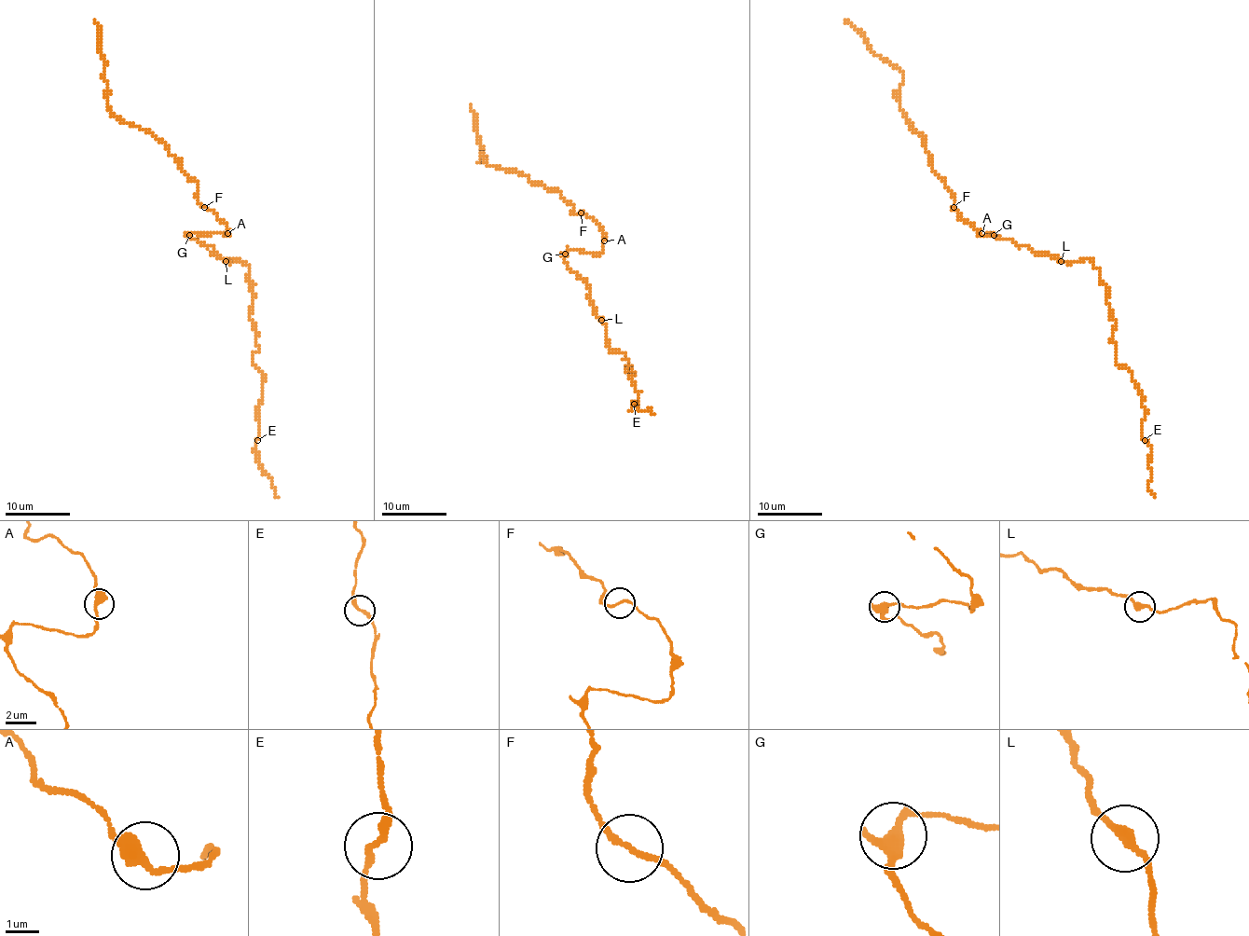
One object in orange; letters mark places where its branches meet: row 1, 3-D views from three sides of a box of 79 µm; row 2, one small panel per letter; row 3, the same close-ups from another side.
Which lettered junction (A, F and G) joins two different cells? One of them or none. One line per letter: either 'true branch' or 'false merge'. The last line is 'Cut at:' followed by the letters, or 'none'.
A: true branch
F: true branch
G: true branch
Cut at: none

